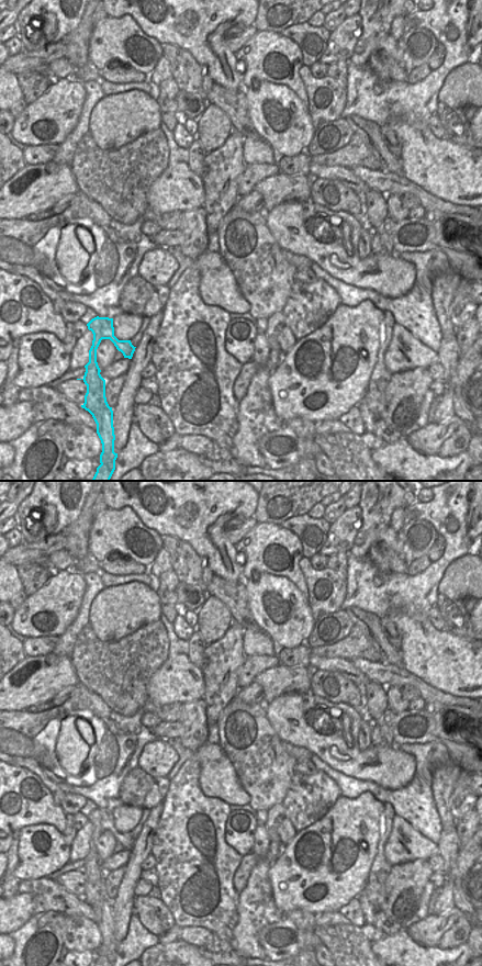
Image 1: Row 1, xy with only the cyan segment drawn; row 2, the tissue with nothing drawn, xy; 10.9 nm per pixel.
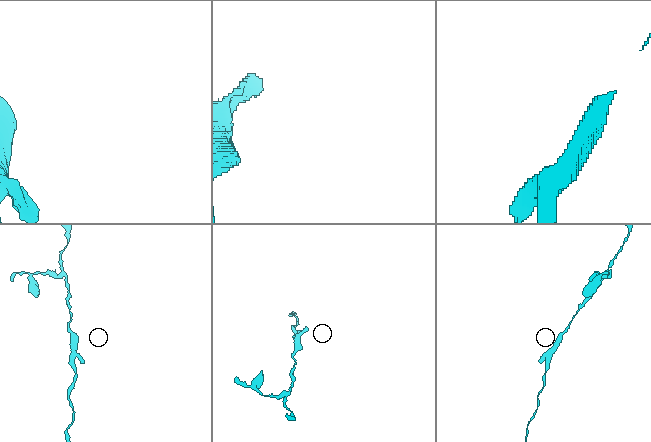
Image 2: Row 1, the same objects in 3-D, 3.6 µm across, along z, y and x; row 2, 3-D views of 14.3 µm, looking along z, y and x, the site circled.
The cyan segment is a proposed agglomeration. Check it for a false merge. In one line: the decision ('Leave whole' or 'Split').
Leave whole

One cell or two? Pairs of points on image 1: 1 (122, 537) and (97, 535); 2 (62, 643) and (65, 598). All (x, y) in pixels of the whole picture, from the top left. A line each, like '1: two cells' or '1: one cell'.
1: one cell
2: two cells

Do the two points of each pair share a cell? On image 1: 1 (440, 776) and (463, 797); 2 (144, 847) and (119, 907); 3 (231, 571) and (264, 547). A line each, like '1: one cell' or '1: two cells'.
1: two cells
2: one cell
3: two cells

